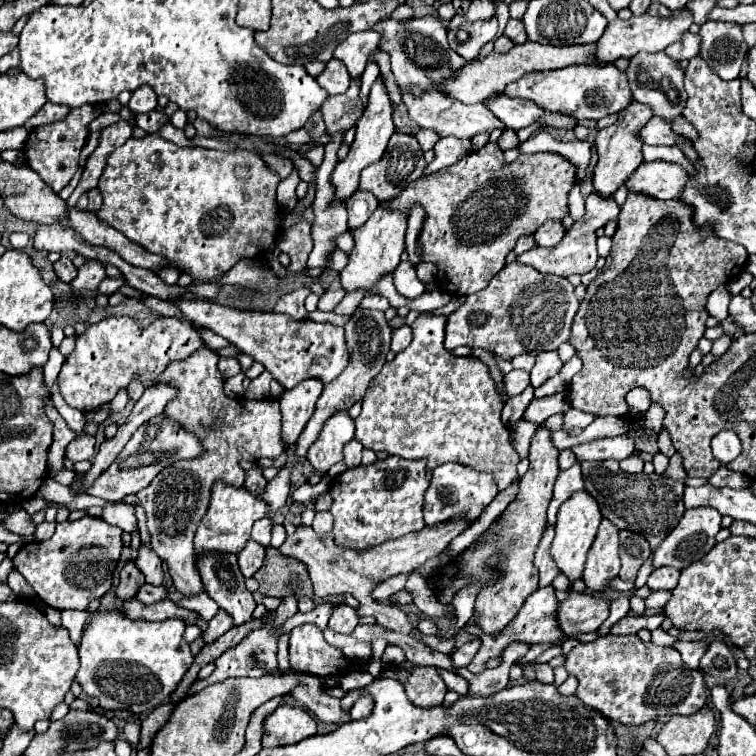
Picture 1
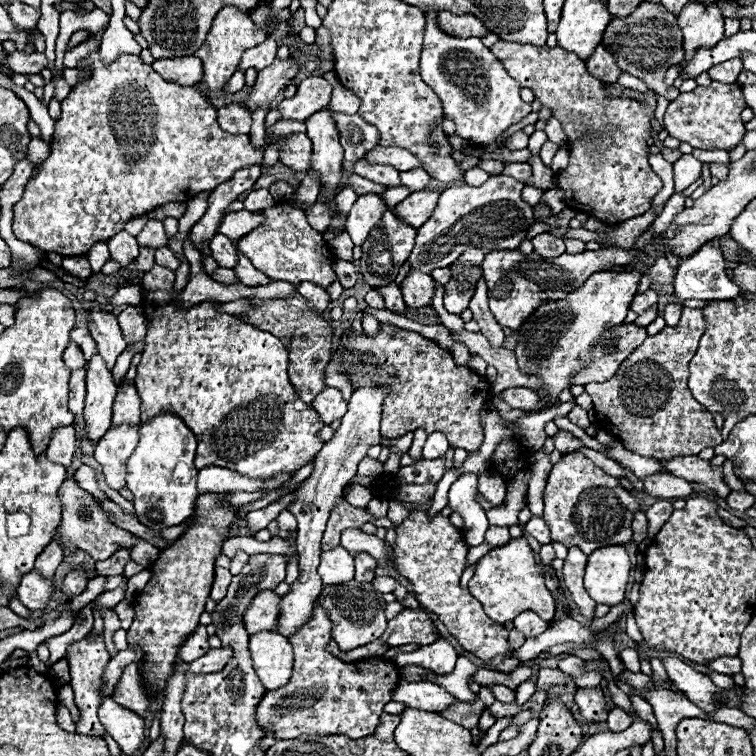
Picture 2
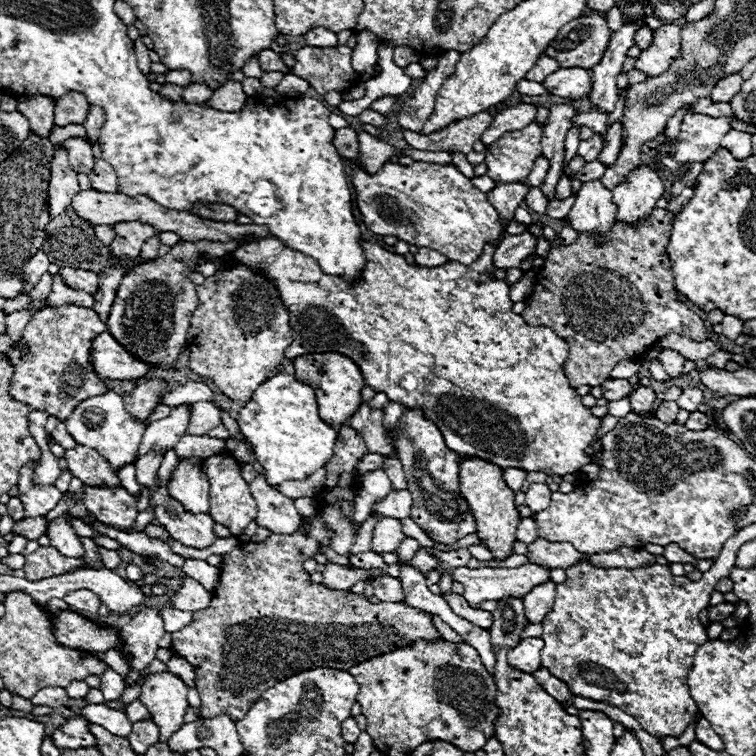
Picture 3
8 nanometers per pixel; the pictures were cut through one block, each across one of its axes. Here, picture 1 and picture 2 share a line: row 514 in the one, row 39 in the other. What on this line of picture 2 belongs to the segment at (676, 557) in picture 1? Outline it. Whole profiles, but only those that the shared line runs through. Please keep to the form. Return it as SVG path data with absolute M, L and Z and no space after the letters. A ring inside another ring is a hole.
M688 2L684 8L682 8L682 14L678 16L678 26L684 34L684 58L678 62L678 68L680 68L680 76L684 76L684 70L692 58L694 52L698 52L700 48L714 48L722 36L724 36L724 16L722 12L718 10L718 6L702 6L698 2Z

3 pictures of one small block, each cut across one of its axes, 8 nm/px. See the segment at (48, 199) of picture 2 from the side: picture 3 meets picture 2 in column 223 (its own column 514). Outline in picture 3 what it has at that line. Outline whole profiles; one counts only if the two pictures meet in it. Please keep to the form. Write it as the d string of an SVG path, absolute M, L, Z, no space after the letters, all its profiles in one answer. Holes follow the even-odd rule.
M532 122L522 130L506 132L498 142L490 144L484 158L488 176L502 184L524 182L534 166L534 160L542 156L542 130L544 124Z

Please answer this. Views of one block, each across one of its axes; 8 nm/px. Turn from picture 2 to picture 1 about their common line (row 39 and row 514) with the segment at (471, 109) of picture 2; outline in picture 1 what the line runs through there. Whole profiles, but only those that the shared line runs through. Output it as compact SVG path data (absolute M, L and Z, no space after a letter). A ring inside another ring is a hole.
M456 462L442 464L432 472L432 482L426 490L424 522L426 522L426 526L434 526L438 522L448 522L458 516L466 516L468 520L474 522L482 514L482 510L492 502L492 498L496 494L498 494L498 488L490 474L476 472L476 470L456 464Z

